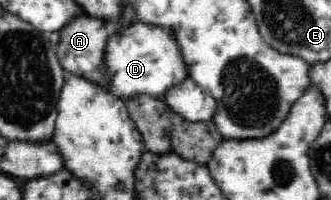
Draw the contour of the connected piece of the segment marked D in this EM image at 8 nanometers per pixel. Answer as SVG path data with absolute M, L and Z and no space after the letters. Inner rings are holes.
M139 21L121 27L121 31L111 32L105 45L103 62L108 81L105 86L99 87L125 103L133 101L135 97L161 98L169 88L188 79L179 44L171 36L171 32L163 27L150 26Z

